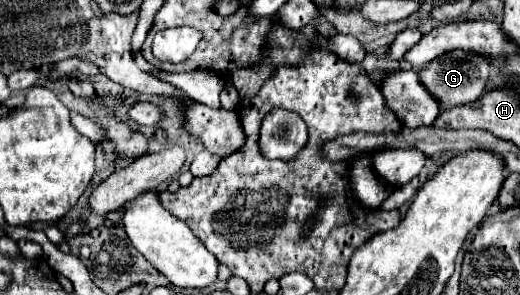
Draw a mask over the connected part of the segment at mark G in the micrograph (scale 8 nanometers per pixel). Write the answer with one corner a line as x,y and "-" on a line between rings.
453,51
429,63
429,67
421,69
419,75
421,75
421,83
425,83
429,93
437,95
443,109
455,107
461,103
471,103
473,99
481,97
489,77
489,59
481,59
479,55
465,55
463,51

